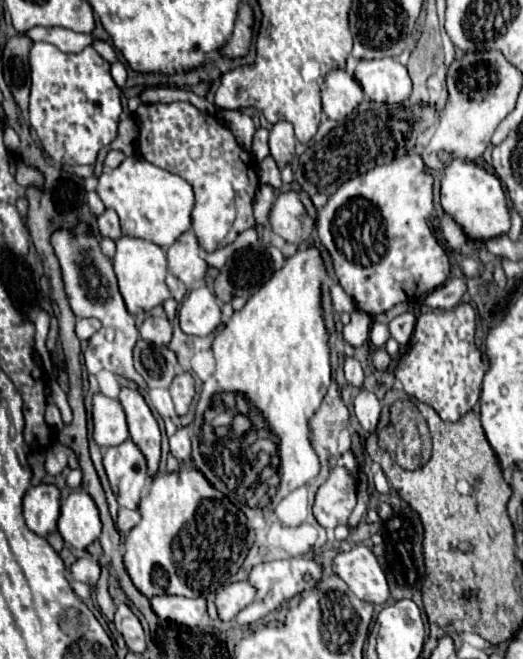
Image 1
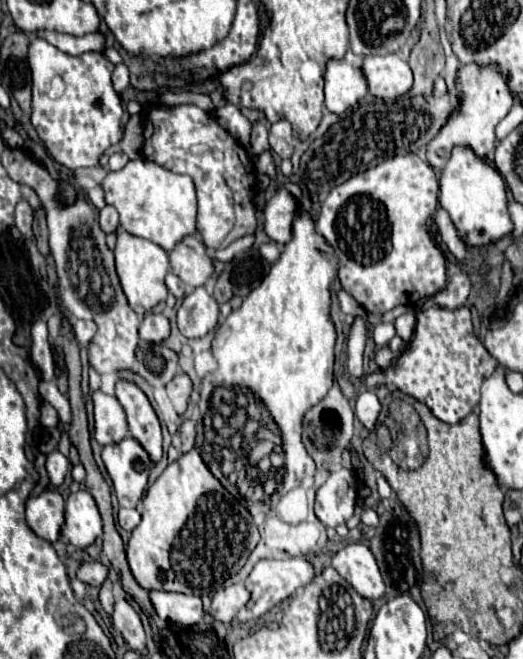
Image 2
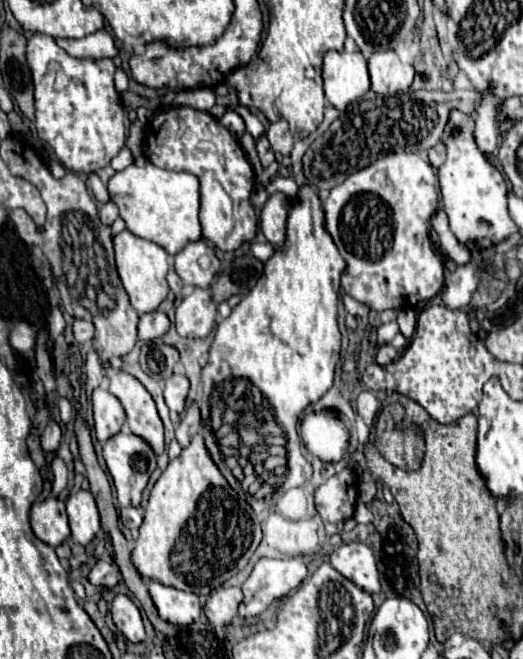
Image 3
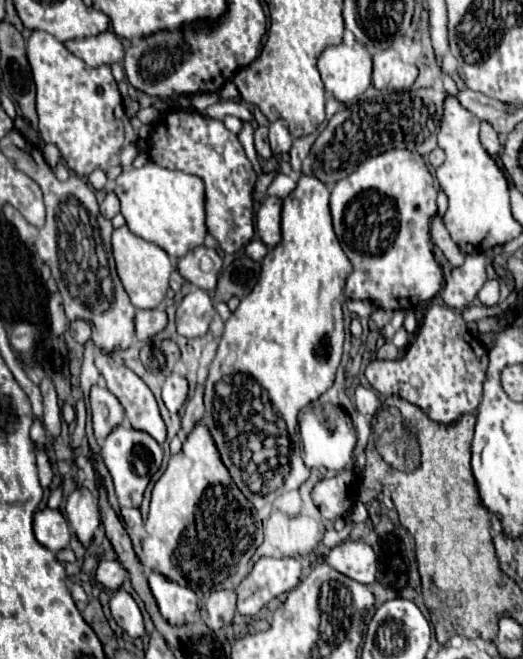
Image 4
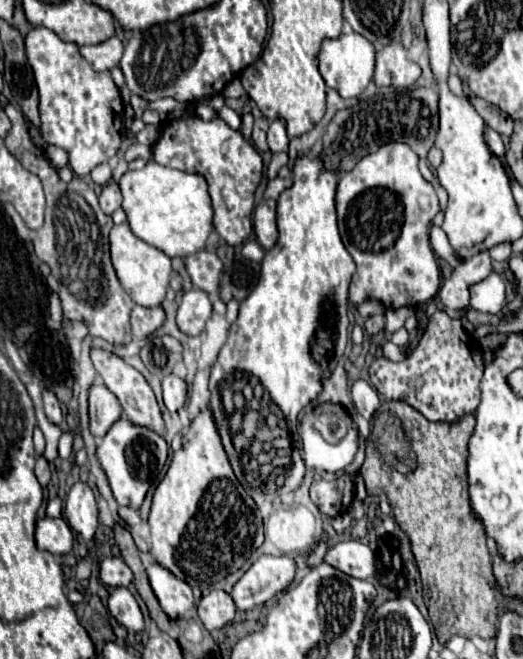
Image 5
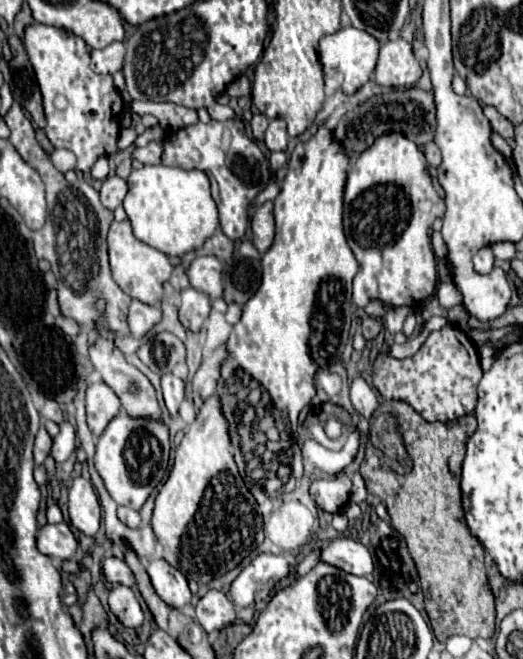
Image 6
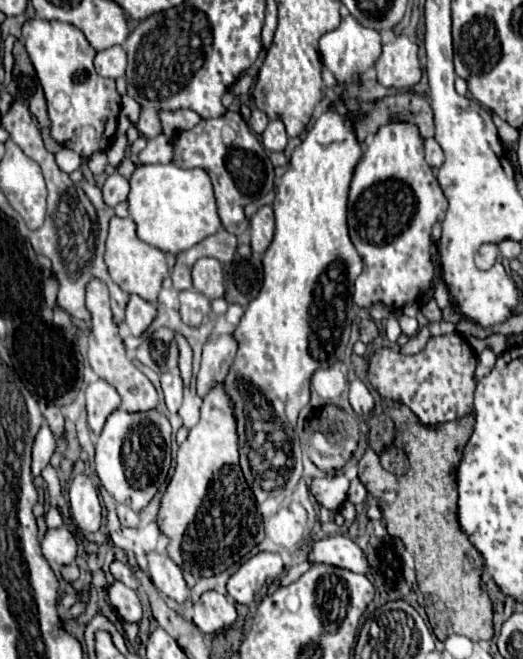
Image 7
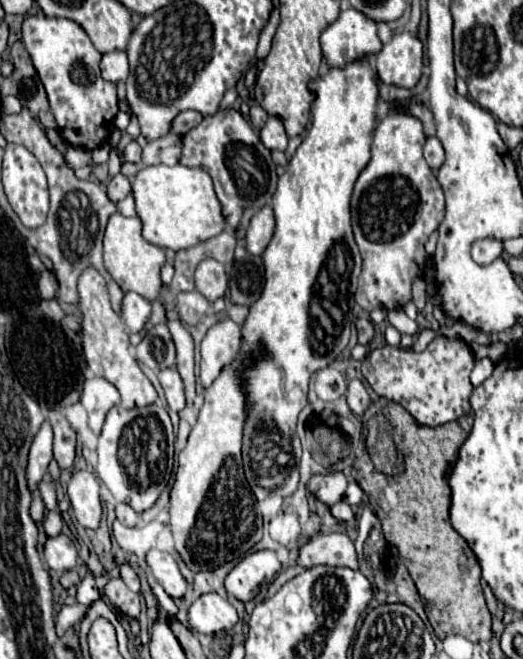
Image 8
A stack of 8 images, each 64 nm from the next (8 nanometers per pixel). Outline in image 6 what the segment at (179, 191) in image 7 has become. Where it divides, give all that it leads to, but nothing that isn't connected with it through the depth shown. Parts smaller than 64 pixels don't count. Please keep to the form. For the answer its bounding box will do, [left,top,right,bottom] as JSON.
[124,164,218,256]

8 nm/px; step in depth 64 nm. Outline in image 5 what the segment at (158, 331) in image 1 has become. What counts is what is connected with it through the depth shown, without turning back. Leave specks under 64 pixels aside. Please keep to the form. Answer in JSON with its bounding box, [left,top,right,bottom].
[130,306,166,340]

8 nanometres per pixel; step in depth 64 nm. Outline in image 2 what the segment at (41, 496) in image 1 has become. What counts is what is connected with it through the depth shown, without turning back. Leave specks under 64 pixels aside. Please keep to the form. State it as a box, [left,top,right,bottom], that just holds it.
[26,488,64,542]

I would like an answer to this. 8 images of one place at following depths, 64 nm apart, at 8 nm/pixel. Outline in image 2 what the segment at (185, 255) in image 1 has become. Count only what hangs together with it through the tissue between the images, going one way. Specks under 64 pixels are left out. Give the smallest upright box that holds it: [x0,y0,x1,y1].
[170,234,212,286]

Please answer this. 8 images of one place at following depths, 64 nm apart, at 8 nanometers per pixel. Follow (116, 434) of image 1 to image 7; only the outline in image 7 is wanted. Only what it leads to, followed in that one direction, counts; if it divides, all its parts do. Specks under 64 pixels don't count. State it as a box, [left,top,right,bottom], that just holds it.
[86,380,120,436]

